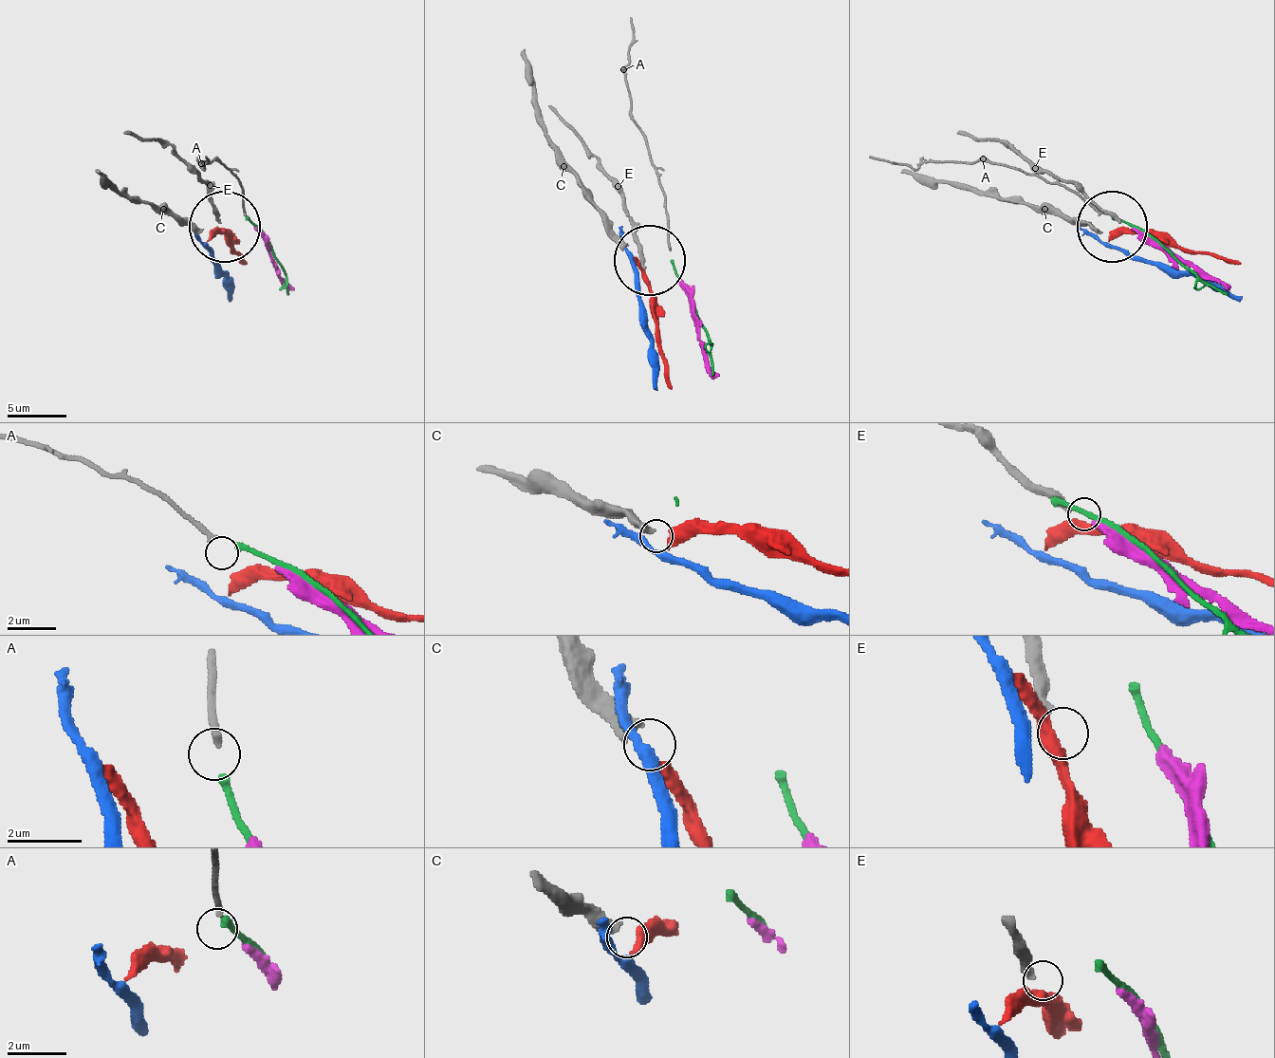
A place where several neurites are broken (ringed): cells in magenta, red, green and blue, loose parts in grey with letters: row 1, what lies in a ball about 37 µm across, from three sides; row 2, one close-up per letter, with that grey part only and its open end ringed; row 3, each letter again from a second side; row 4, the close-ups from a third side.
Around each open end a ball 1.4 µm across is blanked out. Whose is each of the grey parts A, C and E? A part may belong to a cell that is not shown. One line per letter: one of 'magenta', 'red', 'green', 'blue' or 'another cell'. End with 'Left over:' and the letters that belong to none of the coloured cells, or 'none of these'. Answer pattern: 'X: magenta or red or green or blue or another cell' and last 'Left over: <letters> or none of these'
A: green
C: red
E: another cell
Left over: E

